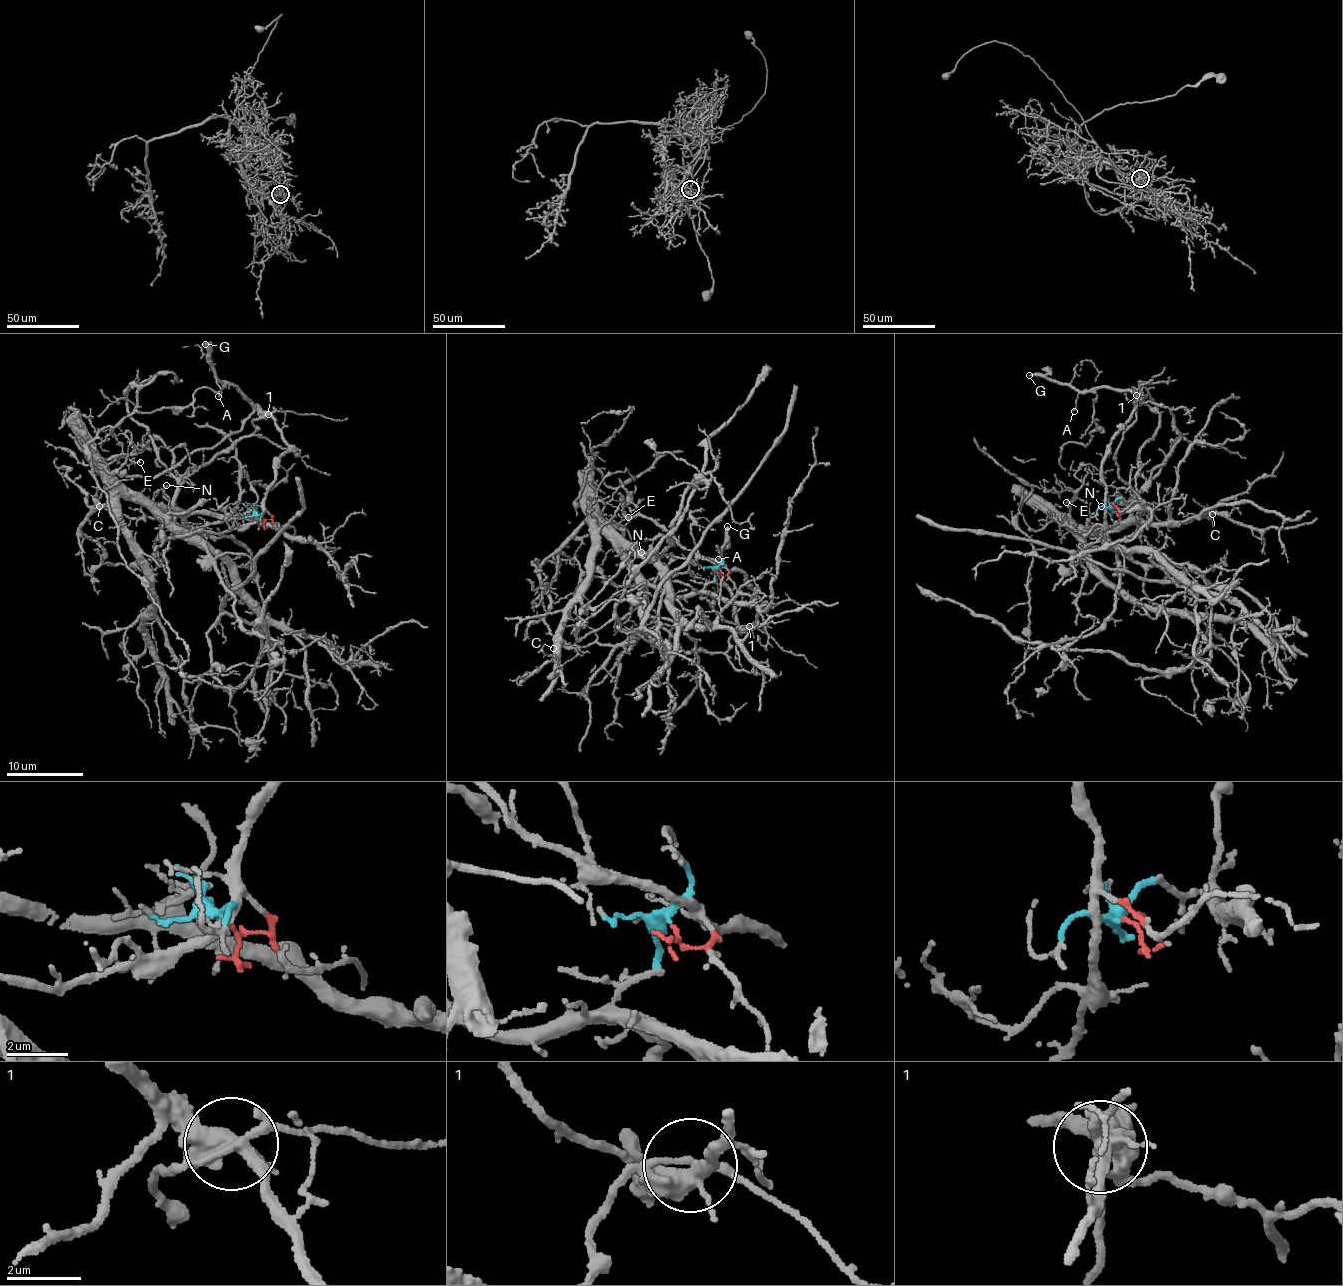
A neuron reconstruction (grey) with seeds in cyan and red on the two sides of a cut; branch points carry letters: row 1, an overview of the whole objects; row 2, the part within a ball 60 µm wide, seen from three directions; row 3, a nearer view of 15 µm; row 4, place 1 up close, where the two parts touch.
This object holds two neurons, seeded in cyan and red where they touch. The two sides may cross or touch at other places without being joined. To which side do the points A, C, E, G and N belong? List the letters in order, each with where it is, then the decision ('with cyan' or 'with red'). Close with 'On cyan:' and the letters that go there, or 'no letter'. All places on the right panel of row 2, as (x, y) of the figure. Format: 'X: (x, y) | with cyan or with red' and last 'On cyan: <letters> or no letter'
A: (1074, 411) | with red
C: (1212, 514) | with cyan
E: (1066, 502) | with cyan
G: (1029, 375) | with red
N: (1101, 506) | with cyan
On cyan: C, E, N

